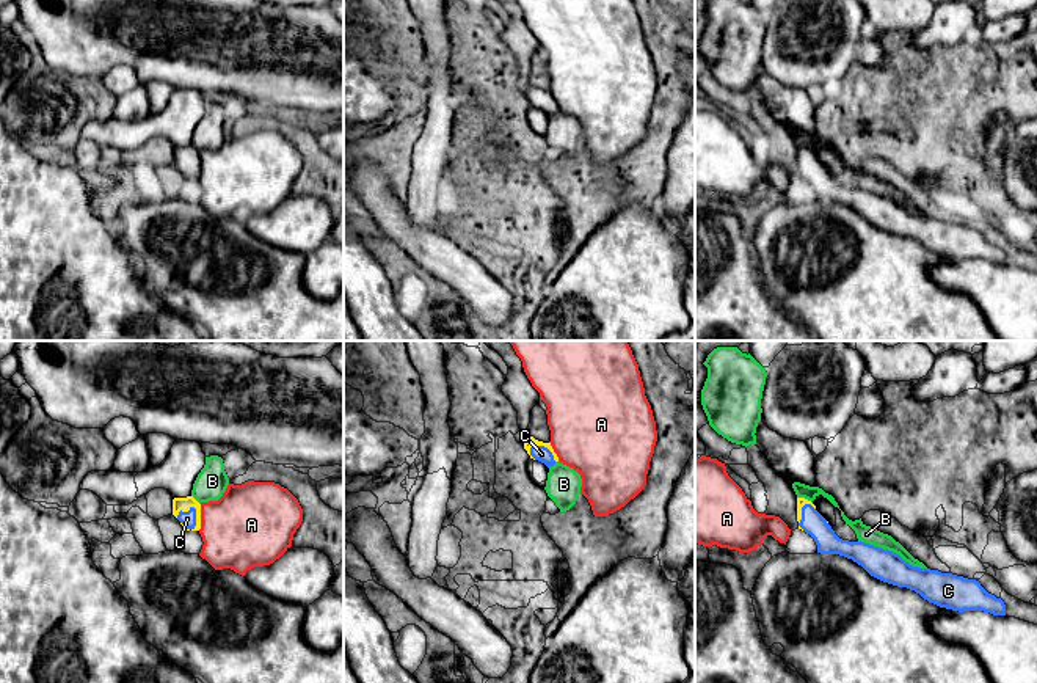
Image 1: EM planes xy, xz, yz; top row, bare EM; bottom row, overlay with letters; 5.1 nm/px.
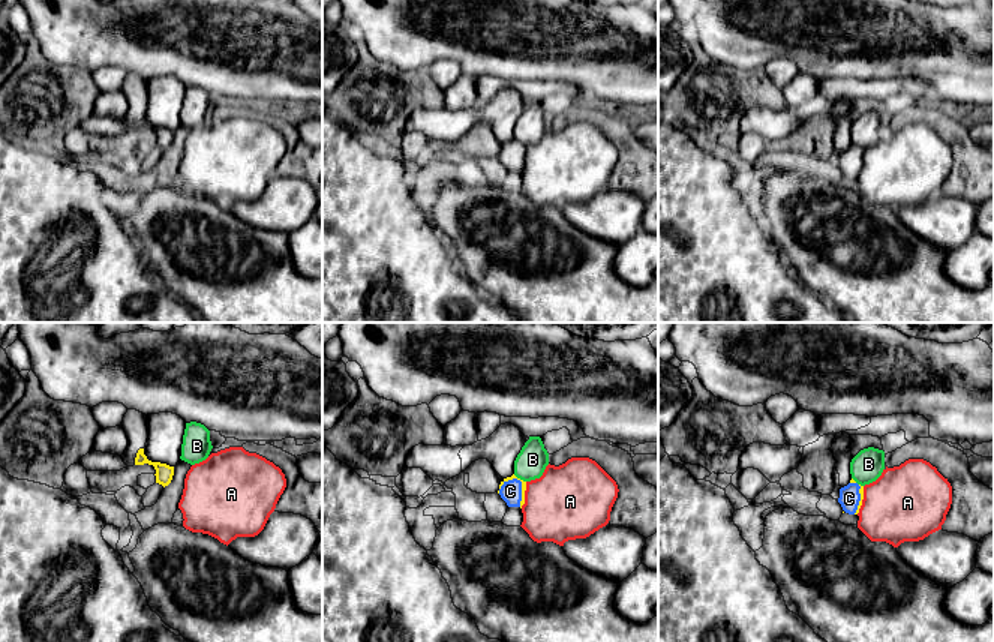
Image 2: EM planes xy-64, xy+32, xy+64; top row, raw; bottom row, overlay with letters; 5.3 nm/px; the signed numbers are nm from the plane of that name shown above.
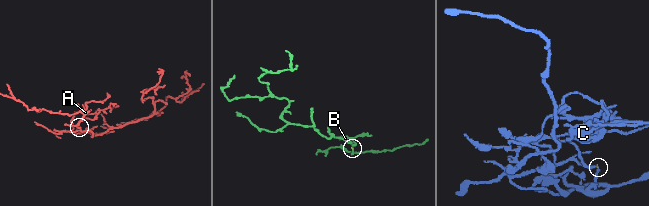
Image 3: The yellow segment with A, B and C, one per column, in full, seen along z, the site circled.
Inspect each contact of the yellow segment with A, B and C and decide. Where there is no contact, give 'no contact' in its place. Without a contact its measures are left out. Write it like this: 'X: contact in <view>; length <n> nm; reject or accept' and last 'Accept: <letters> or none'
A: contact in xy; length 140 nm; reject
B: contact in yz; length 90 nm; reject
C: contact in xy; length 130 nm; accept
Accept: C

